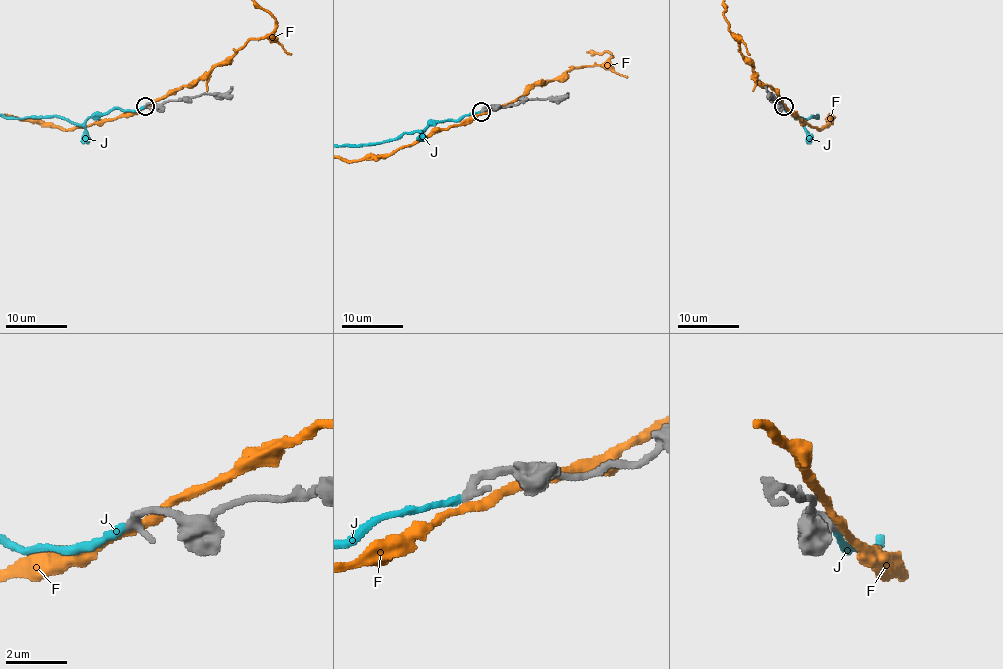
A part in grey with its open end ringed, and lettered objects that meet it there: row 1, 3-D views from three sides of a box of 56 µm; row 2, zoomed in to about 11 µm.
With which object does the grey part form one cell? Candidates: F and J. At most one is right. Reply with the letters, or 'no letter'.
J

